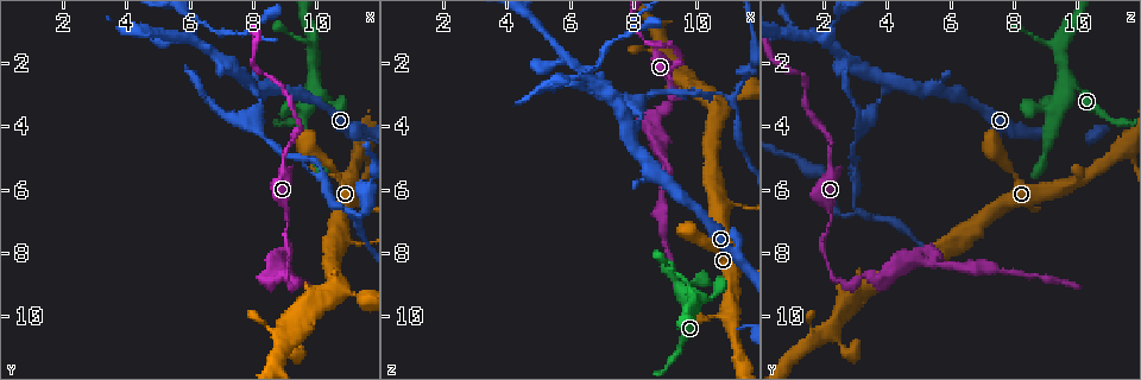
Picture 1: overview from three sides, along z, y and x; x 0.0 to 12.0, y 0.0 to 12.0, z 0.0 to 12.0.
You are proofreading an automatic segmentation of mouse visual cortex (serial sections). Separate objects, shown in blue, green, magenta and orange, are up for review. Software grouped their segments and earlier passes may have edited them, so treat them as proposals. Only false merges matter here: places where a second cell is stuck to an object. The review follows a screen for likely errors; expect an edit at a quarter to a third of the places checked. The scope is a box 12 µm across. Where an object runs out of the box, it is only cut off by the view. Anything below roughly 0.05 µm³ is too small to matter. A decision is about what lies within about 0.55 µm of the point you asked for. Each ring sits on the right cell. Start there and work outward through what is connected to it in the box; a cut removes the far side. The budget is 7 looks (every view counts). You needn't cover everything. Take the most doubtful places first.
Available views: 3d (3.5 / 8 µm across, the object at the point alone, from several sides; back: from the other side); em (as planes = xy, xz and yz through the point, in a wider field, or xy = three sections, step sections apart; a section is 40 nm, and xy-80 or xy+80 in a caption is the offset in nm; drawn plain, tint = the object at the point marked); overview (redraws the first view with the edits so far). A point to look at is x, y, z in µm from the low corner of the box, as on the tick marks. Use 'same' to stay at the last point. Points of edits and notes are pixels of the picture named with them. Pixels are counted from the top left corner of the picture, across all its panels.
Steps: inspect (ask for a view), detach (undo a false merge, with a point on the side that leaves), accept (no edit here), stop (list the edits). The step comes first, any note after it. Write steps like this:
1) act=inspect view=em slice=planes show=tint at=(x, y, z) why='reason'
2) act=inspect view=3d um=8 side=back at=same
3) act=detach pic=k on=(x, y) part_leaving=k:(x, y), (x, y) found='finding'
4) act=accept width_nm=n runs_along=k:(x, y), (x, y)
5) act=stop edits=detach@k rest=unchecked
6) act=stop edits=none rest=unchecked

act=inspect view=3d um=3.5 side=back at=(8.6, 8.8, 3.8) why='thick turns thin'

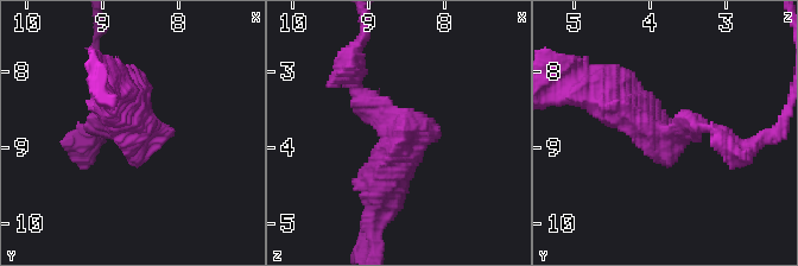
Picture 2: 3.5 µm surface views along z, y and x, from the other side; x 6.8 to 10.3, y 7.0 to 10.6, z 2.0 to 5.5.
act=accept runs_along=2:(723, 140), (608, 93) found='all the same cell'

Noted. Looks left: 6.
act=inspect view=3d um=8 at=(9.4, 3.4, 8.8) why='calibre changes'

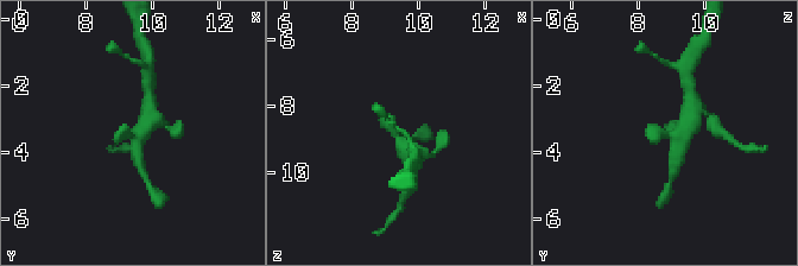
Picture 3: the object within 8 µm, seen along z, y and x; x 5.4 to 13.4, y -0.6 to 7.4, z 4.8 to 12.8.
act=inspect view=3d um=3.5 side=back at=(9.3, 3.5, 8.8) why='closer look'

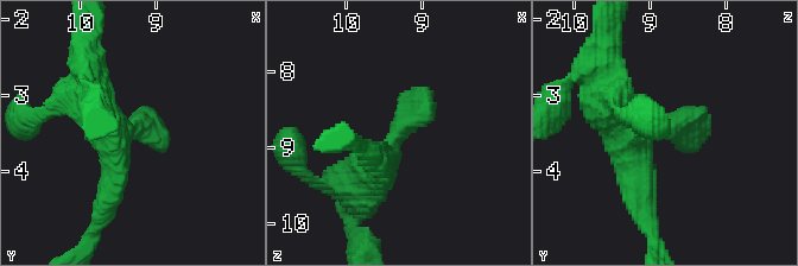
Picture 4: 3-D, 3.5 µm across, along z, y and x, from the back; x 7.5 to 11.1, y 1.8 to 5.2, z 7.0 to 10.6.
act=accept runs_along=4:(355, 185), (429, 88) found='all the same cell'

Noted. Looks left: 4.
act=inspect view=3d um=3.5 at=(7.9, 2.7, 4.1) why='thin arm on a thick one'

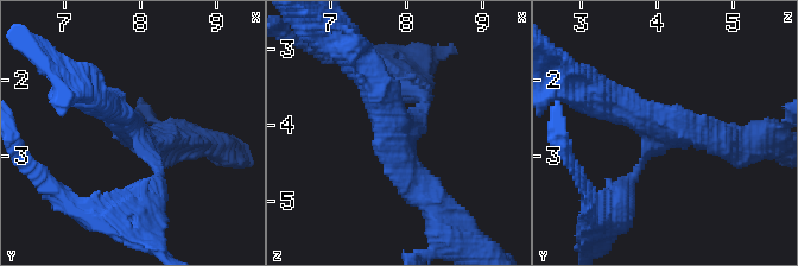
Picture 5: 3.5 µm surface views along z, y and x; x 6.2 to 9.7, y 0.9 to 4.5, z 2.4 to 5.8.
act=inspect view=em slice=planes show=tint at=(7.90, 2.70, 4.10) arms=3 arm_widths_nm=150,400,400

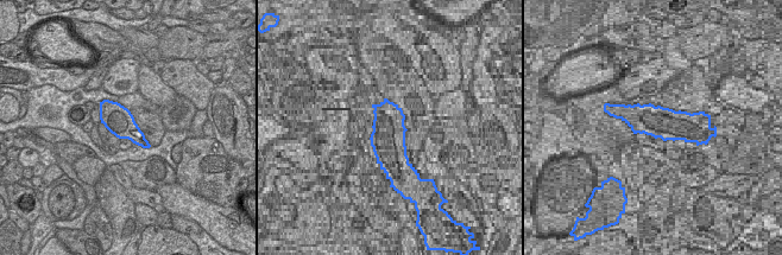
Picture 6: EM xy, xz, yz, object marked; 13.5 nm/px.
act=accept width_nm=380 runs_along=5:(431, 202), (405, 178), (369, 71) found='one cell here'

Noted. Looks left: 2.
act=stop edits=none rest=unchecked

